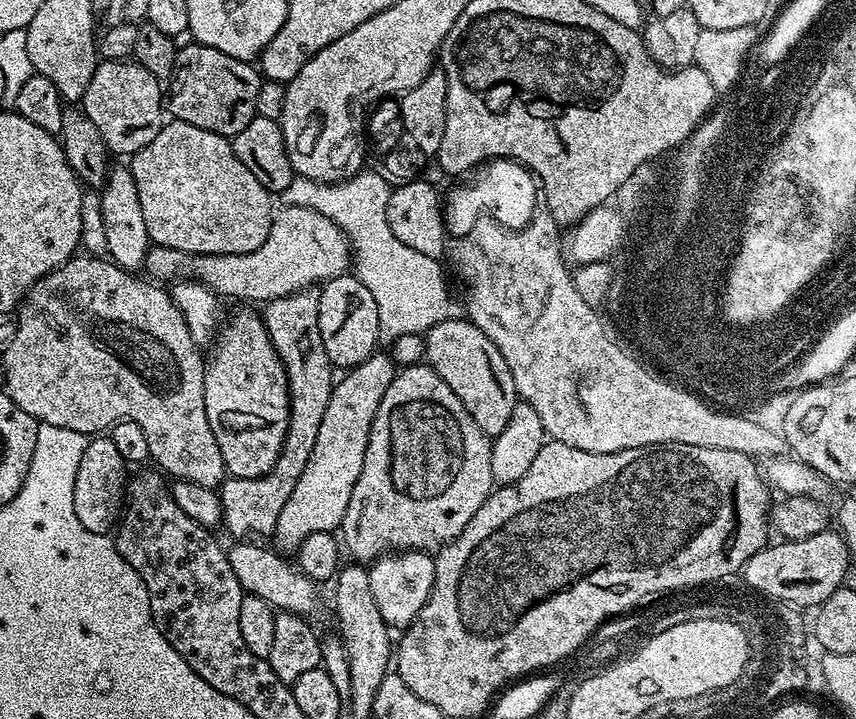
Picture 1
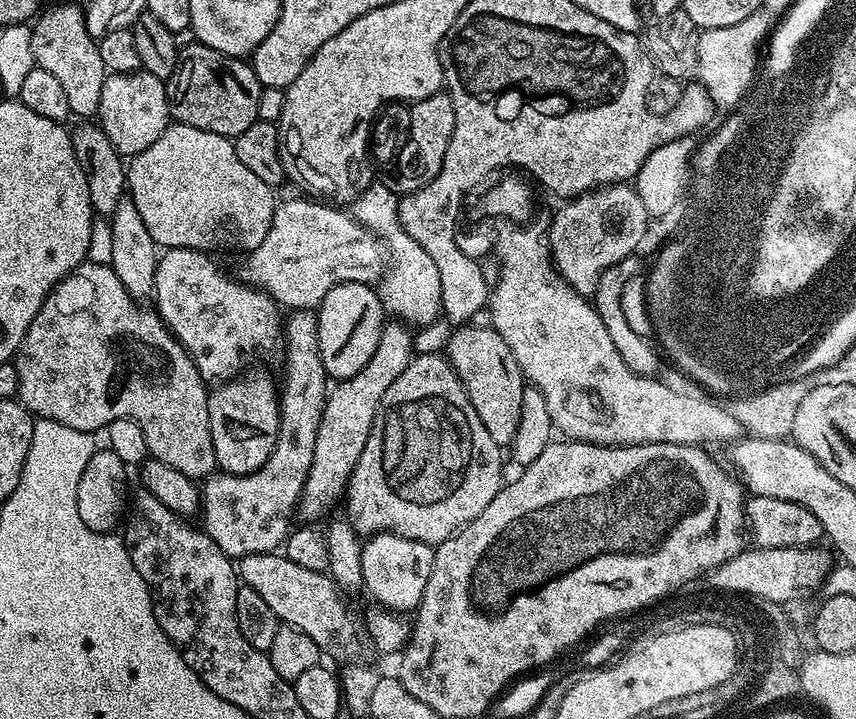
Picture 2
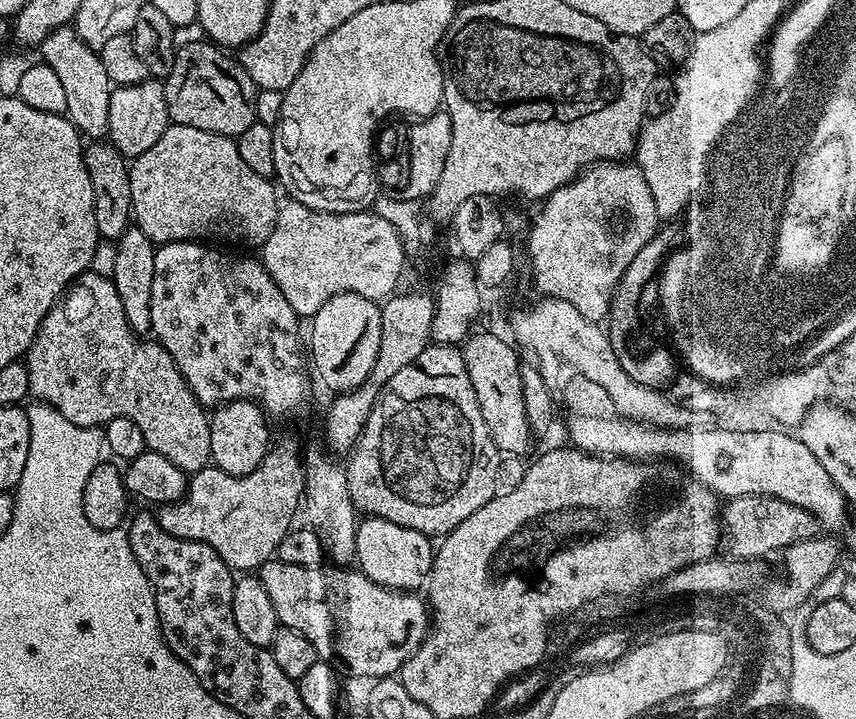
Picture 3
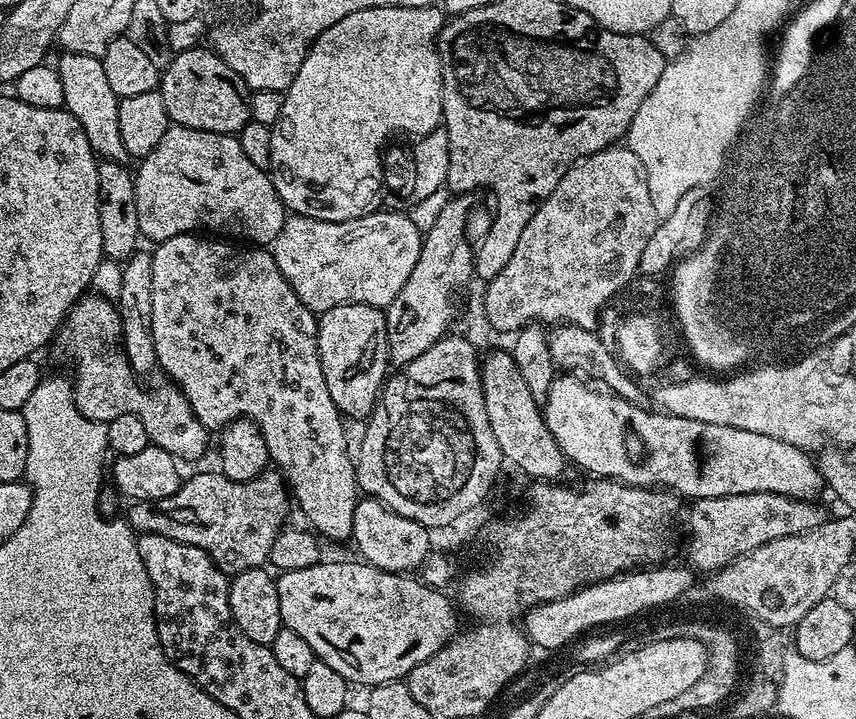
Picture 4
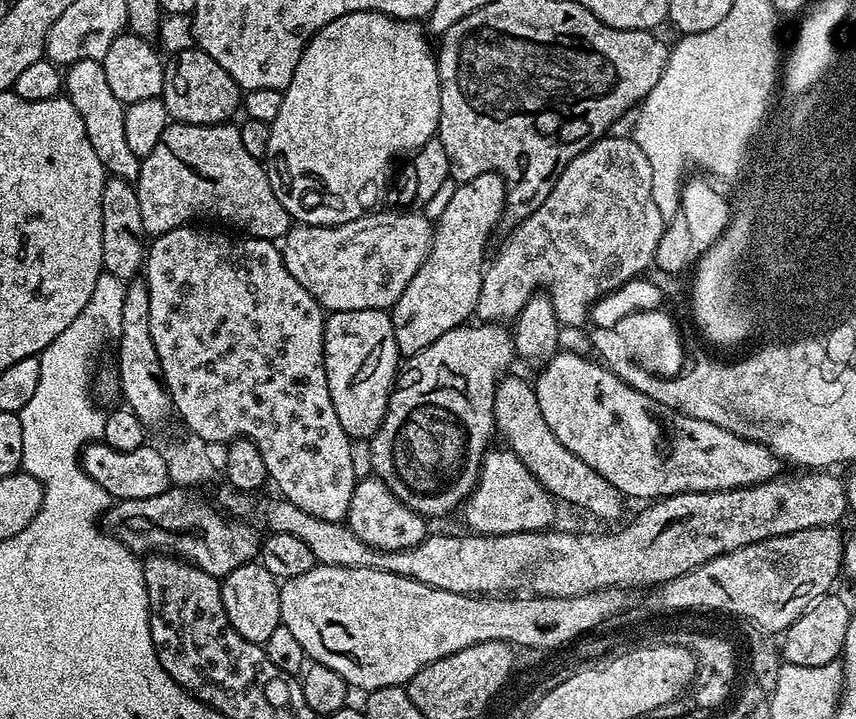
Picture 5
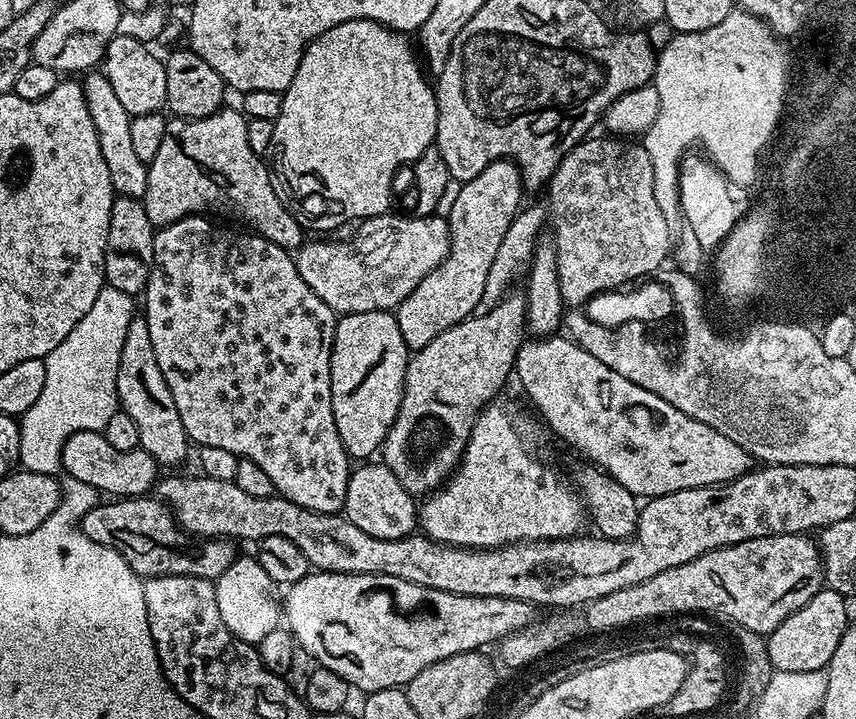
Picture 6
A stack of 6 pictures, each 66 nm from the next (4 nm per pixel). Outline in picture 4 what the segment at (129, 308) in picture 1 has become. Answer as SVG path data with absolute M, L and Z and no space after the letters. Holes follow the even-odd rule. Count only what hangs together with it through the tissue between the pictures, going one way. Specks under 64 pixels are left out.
M103 294L81 296L80 301L65 316L63 324L61 324L54 337L54 344L57 344L64 351L65 358L72 363L72 368L76 371L72 386L72 397L76 400L76 408L86 418L107 422L118 418L118 414L134 414L138 418L142 418L142 426L146 426L149 441L175 456L177 461L180 462L196 460L207 450L208 436L210 436L209 429L204 428L202 422L198 422L198 418L194 418L194 410L190 410L190 402L186 402L180 388L171 382L163 382L164 384L160 384L157 388L152 388L147 392L140 385L143 383L132 371L130 362L124 353L120 335L120 311L107 296Z

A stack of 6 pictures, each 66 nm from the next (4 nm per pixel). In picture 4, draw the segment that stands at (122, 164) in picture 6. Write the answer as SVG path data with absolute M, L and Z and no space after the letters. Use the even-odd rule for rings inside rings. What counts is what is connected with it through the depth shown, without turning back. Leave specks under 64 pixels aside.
M64 52L61 57L55 67L62 78L64 107L70 114L74 114L74 118L78 118L78 126L86 130L86 138L97 157L105 160L127 161L129 154L126 146L122 146L122 134L118 130L118 106L121 97L116 96L114 90L110 90L103 59L77 52Z

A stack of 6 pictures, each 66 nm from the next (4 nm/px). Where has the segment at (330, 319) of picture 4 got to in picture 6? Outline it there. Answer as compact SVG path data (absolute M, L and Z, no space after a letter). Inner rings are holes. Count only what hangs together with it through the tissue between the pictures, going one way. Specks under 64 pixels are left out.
M391 311L387 312L363 312L362 314L344 314L336 321L336 333L332 343L332 353L330 354L330 394L332 395L332 409L334 410L334 426L338 426L338 438L342 438L342 446L348 451L349 457L357 461L364 462L381 451L384 446L386 434L390 434L390 426L394 426L394 418L398 418L398 406L402 402L404 393L404 379L410 359L410 349L402 338L402 330L398 330L398 322Z

